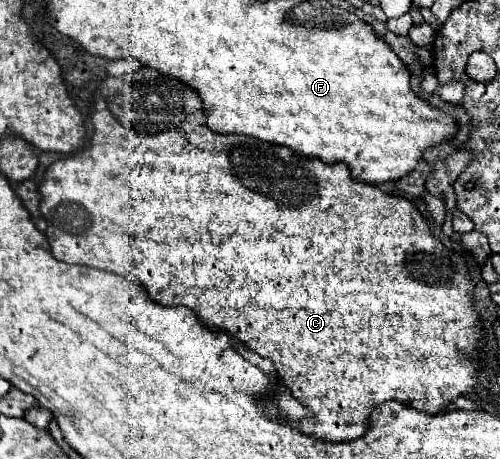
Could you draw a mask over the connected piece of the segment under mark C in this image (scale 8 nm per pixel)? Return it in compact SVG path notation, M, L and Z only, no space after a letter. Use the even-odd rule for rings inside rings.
M142 67L124 77L108 77L102 81L102 85L98 85L96 93L102 93L100 97L104 105L90 116L94 127L90 143L74 155L54 161L46 169L44 181L38 188L42 195L40 213L50 223L46 227L46 237L50 241L50 251L54 241L54 257L58 261L112 271L128 279L134 279L136 275L154 303L184 305L196 313L202 325L210 329L222 329L236 337L250 351L270 359L274 363L278 381L290 389L296 401L314 413L312 417L303 418L292 425L300 433L320 441L350 441L362 437L372 409L384 401L400 401L408 407L434 415L440 413L454 397L466 395L472 389L474 377L478 373L478 361L472 359L472 353L480 349L480 341L484 337L480 331L478 311L470 297L474 291L474 283L470 279L472 275L464 259L450 253L432 235L428 221L420 215L412 201L388 195L362 181L354 181L342 163L326 165L316 157L304 157L288 147L272 145L248 135L214 133L206 127L202 99L196 97L188 85L182 85L174 77L166 77L154 69ZM134 89L138 101L138 147L148 147L140 151L138 163L134 163Z

